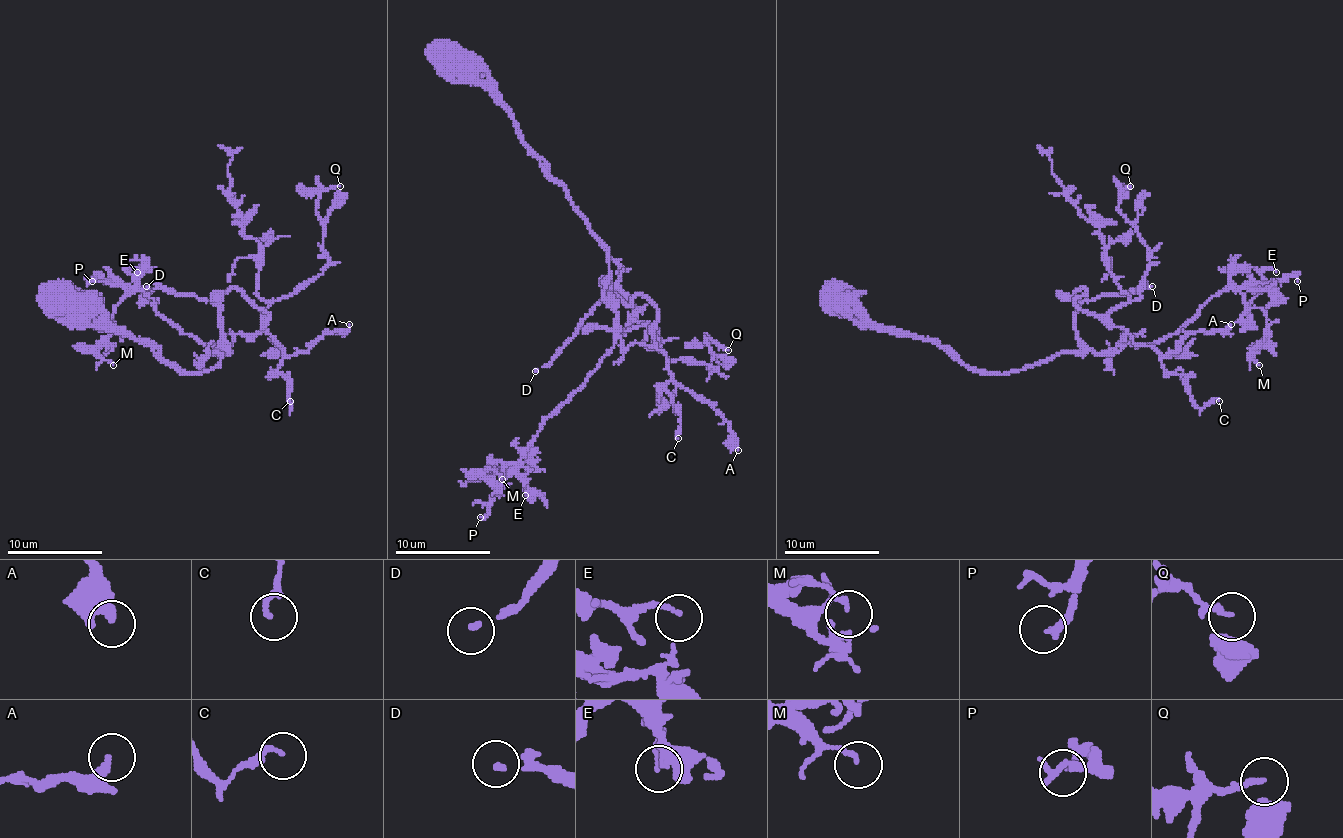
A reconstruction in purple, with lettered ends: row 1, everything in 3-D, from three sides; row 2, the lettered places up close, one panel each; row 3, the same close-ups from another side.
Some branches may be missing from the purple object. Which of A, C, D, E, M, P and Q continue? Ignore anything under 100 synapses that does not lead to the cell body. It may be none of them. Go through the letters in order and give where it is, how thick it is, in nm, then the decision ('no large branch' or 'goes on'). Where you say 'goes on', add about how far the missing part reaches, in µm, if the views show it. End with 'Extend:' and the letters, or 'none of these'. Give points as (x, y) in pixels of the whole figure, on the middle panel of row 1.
A: place (738, 450); calibre 240 nm; no large branch
C: place (678, 438); calibre 170 nm; no large branch
D: place (535, 371); calibre 130 nm; goes on; missing 25 µm
E: place (525, 495); calibre 130 nm; no large branch
M: place (502, 479); calibre 140 nm; no large branch
P: place (480, 517); calibre 240 nm; no large branch
Q: place (728, 350); calibre 130 nm; no large branch
Extend: D

